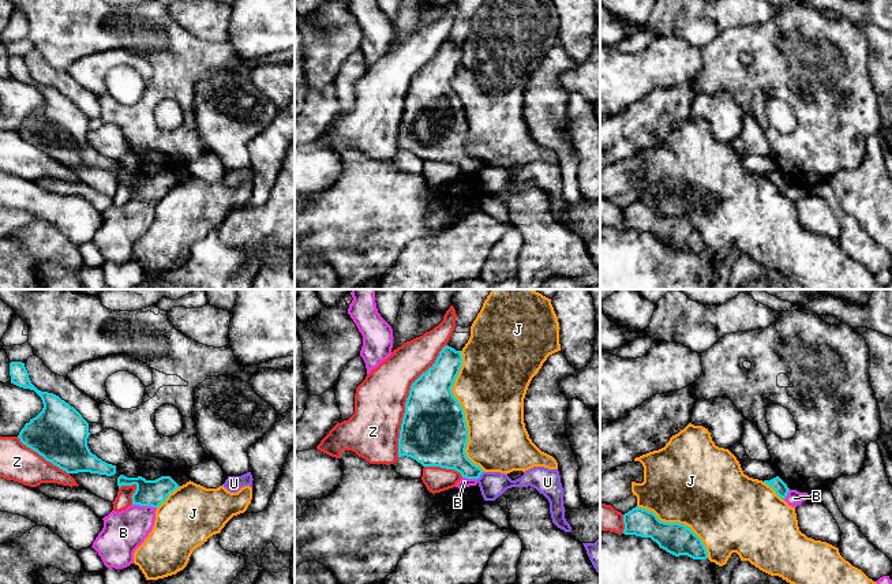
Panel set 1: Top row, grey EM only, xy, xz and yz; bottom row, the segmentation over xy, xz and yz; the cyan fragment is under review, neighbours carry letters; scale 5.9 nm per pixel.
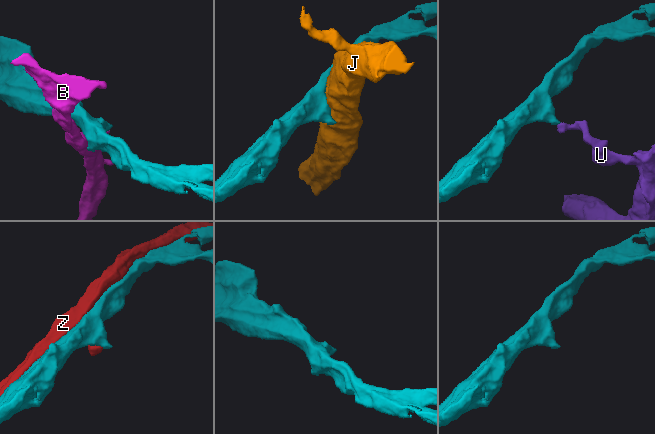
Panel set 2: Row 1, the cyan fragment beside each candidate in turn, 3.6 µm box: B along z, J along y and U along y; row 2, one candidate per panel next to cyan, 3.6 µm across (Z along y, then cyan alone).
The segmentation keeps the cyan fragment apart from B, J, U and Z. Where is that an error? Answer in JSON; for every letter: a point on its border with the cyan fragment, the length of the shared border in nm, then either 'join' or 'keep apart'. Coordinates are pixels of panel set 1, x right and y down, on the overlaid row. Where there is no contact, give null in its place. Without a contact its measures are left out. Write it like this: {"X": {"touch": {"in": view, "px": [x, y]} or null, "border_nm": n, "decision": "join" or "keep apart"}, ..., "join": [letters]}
{"B": {"touch": {"in": "xy", "px": [145, 505]}, "border_nm": 150, "decision": "keep apart"}, "J": {"touch": {"in": "xz", "px": [463, 412]}, "border_nm": 750, "decision": "keep apart"}, "U": {"touch": {"in": "xz", "px": [480, 474]}, "border_nm": 70, "decision": "keep apart"}, "Z": {"touch": {"in": "xz", "px": [407, 401]}, "border_nm": 750, "decision": "keep apart"}, "join": []}

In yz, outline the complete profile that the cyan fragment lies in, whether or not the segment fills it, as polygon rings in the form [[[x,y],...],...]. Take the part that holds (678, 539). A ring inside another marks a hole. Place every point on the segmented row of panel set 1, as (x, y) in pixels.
[[[638,506],[623,514],[623,524],[625,535],[651,538],[660,549],[675,557],[708,558],[702,540],[685,524],[660,521],[653,512]]]

